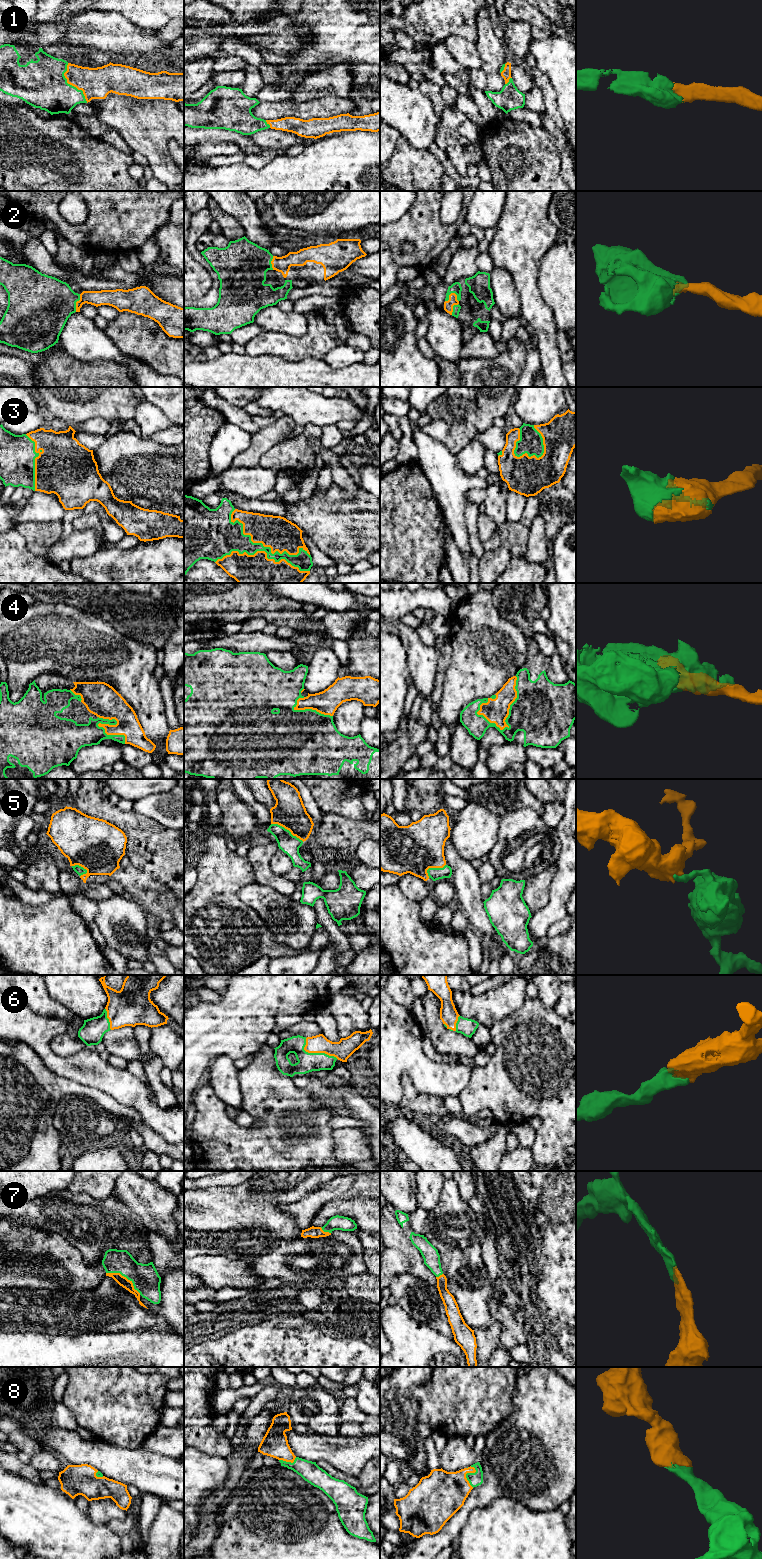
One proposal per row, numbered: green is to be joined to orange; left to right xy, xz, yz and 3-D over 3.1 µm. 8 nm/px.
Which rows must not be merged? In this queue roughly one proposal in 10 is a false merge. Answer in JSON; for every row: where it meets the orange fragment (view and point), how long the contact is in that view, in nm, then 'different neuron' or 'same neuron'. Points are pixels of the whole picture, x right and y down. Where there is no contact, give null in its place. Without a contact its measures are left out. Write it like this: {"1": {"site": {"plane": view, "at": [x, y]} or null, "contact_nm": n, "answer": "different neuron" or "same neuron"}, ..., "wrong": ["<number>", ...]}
{"1": {"site": {"plane": "xy", "at": [71, 84]}, "contact_nm": 360, "answer": "same neuron"}, "2": {"site": {"plane": "yz", "at": [449, 295]}, "contact_nm": 120, "answer": "same neuron"}, "3": {"site": {"plane": "xz", "at": [263, 545]}, "contact_nm": 700, "answer": "same neuron"}, "4": {"site": {"plane": "yz", "at": [511, 703]}, "contact_nm": 460, "answer": "same neuron"}, "5": {"site": {"plane": "xz", "at": [287, 829]}, "contact_nm": 300, "answer": "different neuron"}, "6": {"site": {"plane": "xz", "at": [315, 1052]}, "contact_nm": 300, "answer": "same neuron"}, "7": {"site": {"plane": "xy", "at": [125, 1277]}, "contact_nm": 340, "answer": "same neuron"}, "8": {"site": {"plane": "yz", "at": [467, 1472]}, "contact_nm": 180, "answer": "same neuron"}, "wrong": ["5"]}

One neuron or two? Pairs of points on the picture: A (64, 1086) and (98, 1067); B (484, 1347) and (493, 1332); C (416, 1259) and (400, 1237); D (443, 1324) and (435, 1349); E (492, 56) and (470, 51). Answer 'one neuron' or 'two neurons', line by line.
A: two neurons
B: one neuron
C: one neuron
D: two neurons
E: two neurons

